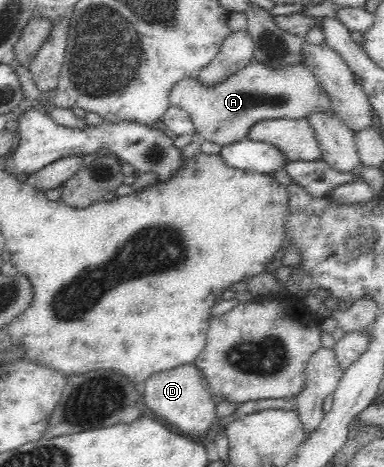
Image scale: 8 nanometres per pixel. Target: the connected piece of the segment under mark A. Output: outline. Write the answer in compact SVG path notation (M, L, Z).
M255 58L249 61L243 69L231 74L225 81L211 87L201 86L195 77L178 81L178 84L175 84L171 90L171 106L183 109L191 117L196 129L195 132L199 133L202 140L217 143L220 146L229 145L233 141L245 138L251 125L261 119L283 119L286 117L299 120L316 112L332 113L328 95L305 63L275 69L259 63Z

